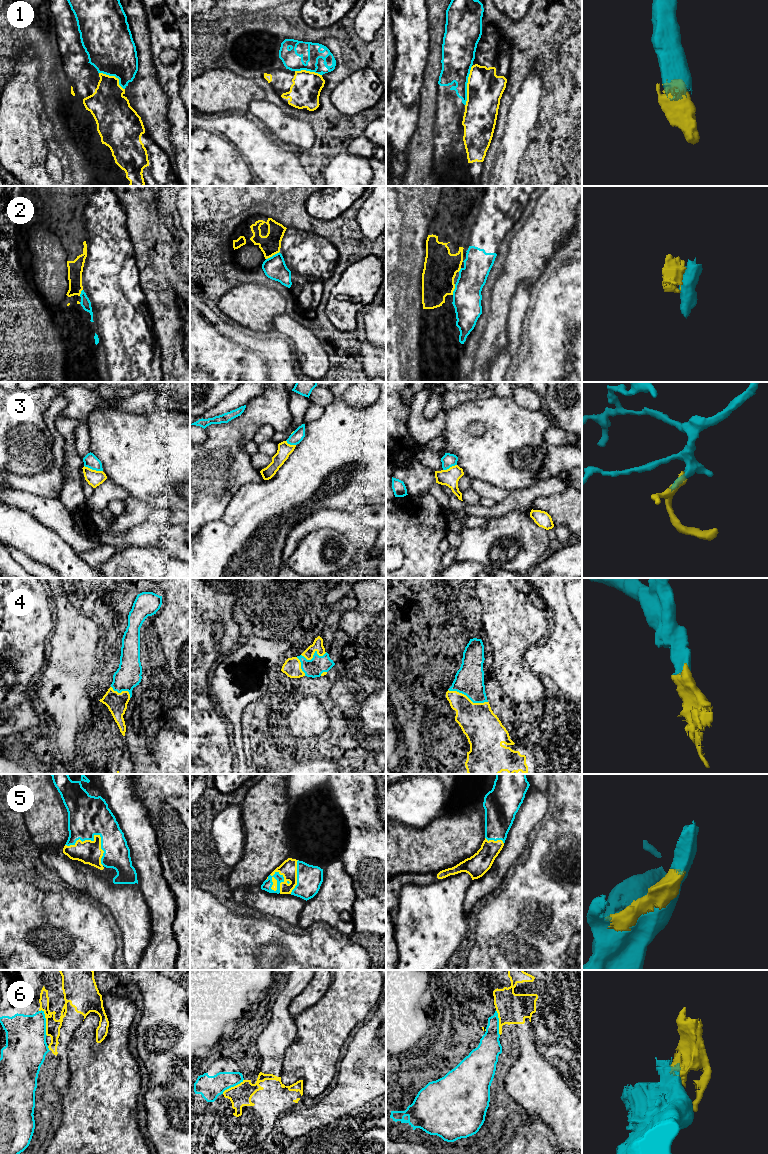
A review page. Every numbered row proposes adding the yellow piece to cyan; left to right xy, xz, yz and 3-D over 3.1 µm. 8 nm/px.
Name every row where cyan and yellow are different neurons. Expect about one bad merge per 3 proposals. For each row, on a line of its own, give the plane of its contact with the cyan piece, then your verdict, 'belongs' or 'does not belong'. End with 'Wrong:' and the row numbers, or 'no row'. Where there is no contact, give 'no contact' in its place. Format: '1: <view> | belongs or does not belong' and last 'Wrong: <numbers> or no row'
1: yz | does not belong
2: xz | does not belong
3: xy | does not belong
4: yz | belongs
5: xy | belongs
6: xy | does not belong
Wrong: 1, 2, 3, 6

